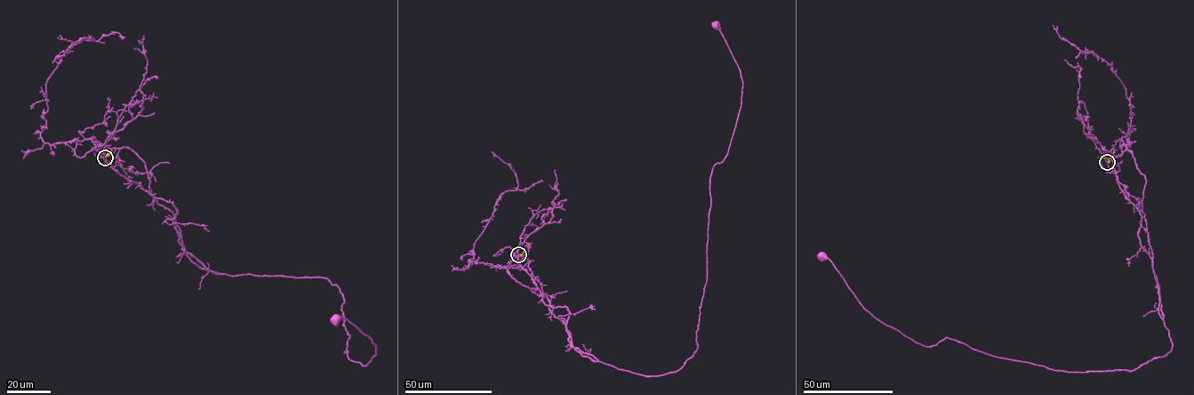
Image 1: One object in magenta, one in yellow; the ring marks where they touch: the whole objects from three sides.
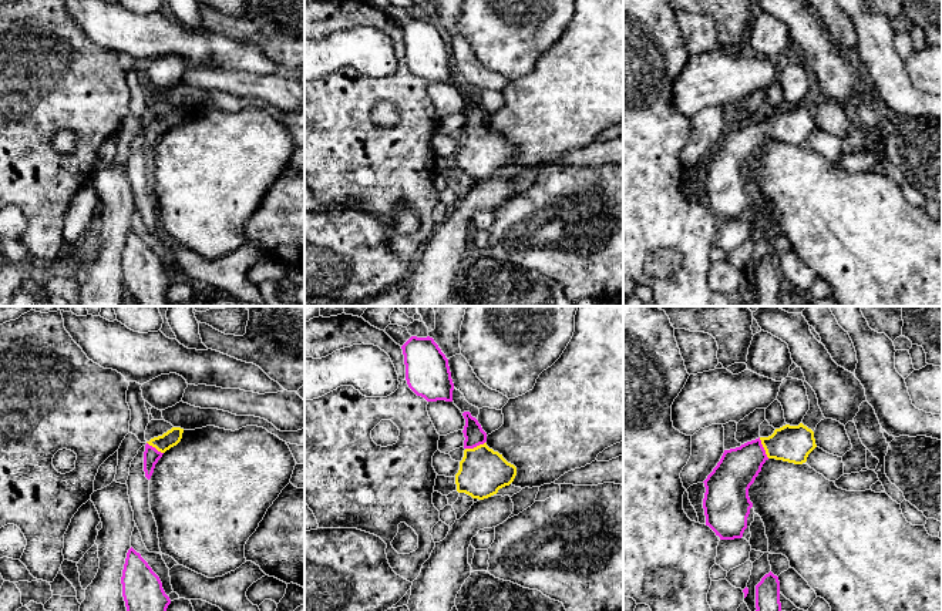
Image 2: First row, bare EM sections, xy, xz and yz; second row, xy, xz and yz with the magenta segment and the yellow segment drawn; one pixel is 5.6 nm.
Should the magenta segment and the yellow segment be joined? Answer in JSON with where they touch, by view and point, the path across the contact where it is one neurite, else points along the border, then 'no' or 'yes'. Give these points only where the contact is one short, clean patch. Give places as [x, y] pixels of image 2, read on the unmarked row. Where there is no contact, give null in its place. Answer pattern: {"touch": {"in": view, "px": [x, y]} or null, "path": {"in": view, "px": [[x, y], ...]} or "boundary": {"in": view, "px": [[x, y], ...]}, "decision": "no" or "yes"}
{"touch": {"in": "yz", "px": [763, 128]}, "path": {"in": "yz", "px": [[737, 150], [763, 128], [789, 124]]}, "decision": "yes"}

